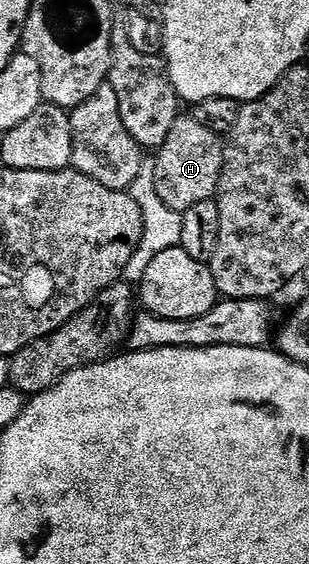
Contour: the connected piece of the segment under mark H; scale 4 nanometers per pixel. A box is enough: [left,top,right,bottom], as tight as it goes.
[152,115,225,213]

